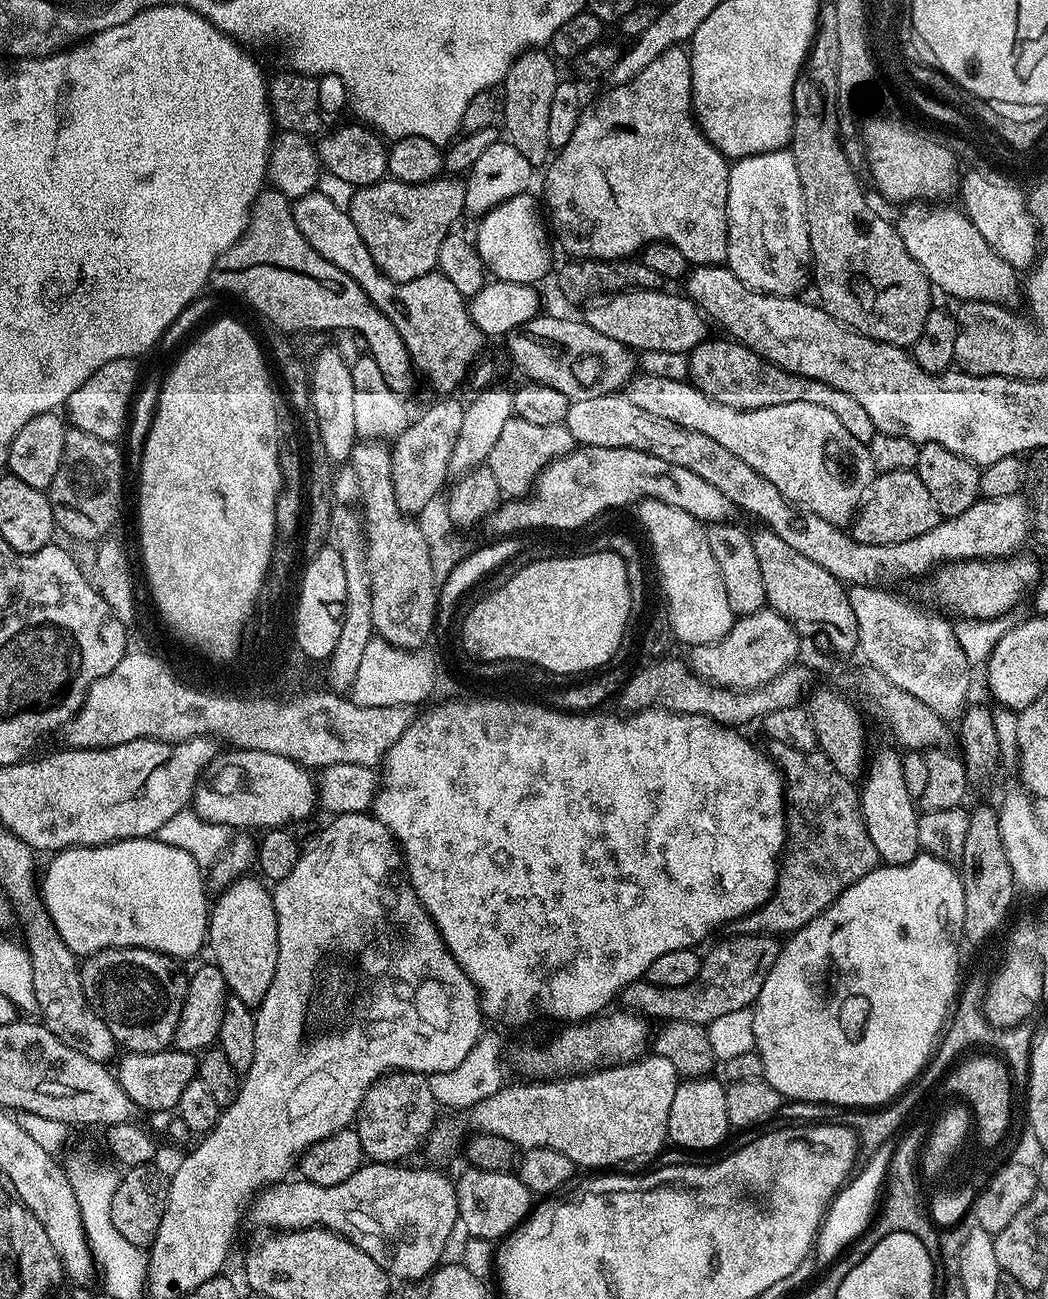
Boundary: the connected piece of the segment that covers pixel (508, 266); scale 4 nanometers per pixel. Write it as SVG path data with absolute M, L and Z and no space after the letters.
M528 192L504 200L481 217L474 246L495 279L535 285L547 274L550 268L550 244L548 228L542 218L541 205L539 208L535 198Z

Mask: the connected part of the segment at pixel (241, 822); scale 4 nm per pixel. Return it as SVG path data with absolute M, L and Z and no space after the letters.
M249 748L243 750L228 750L225 754L217 755L216 759L205 768L196 784L194 811L203 820L215 824L223 824L229 830L252 830L248 828L288 828L299 820L304 820L312 811L318 808L318 784L313 773L302 764L296 764L282 754L255 752Z

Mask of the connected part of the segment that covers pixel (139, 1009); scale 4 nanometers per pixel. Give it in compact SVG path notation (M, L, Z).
M107 948L87 957L80 965L80 981L86 994L86 1002L110 1026L117 1045L130 1052L163 1052L172 1044L182 1014L186 998L189 977L184 976L181 961L173 960L164 952L155 952L149 948Z

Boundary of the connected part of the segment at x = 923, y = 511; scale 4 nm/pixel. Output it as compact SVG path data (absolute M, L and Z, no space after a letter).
M881 472L872 481L870 491L851 521L850 535L860 544L897 544L906 542L906 538L918 538L918 534L926 534L926 530L934 530L941 519L934 498L930 498L930 490L922 486L922 478L917 472Z

